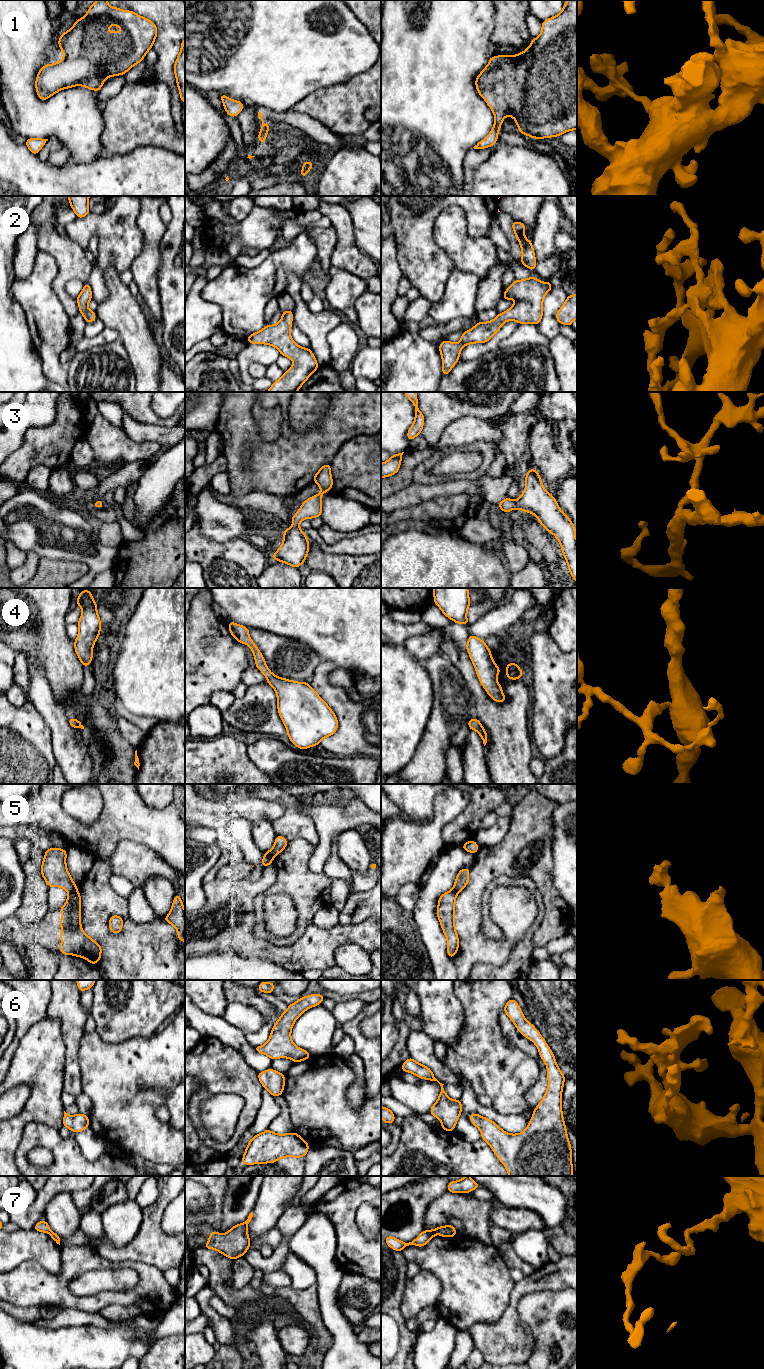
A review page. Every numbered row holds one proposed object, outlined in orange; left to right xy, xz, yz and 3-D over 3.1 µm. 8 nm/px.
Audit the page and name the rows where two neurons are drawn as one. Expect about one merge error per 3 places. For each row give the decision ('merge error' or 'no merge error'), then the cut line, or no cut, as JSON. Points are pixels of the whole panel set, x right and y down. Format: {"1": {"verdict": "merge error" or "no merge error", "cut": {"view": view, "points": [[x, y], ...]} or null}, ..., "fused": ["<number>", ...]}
{"1": {"verdict": "no merge error", "cut": null}, "2": {"verdict": "no merge error", "cut": null}, "3": {"verdict": "no merge error", "cut": null}, "4": {"verdict": "no merge error", "cut": null}, "5": {"verdict": "merge error", "cut": {"view": "xz", "points": [[264, 853], [272, 858]]}}, "6": {"verdict": "no merge error", "cut": null}, "7": {"verdict": "merge error", "cut": {"view": "yz", "points": [[431, 1230], [436, 1233]]}}, "fused": ["5", "7"]}

